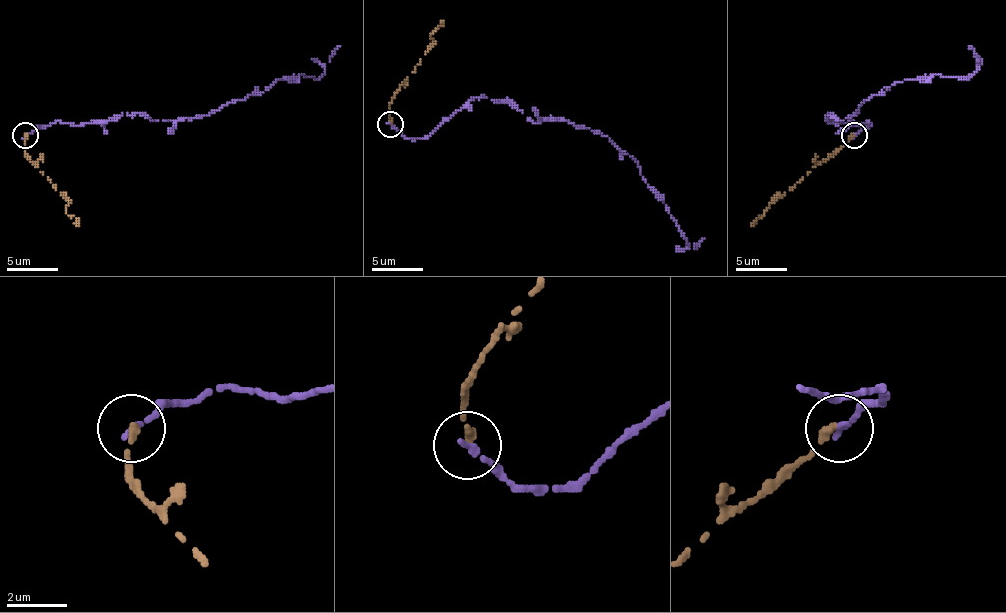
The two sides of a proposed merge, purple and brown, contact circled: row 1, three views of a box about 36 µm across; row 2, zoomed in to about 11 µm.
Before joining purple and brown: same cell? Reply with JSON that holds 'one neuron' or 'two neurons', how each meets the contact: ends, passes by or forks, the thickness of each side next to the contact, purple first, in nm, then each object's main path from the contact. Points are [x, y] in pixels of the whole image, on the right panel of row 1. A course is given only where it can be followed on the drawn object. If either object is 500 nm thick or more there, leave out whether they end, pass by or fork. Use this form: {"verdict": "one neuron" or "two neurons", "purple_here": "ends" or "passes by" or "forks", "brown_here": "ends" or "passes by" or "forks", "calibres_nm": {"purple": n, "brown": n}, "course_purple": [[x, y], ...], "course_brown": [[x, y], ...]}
{"verdict": "two neurons", "purple_here": "ends", "brown_here": "ends", "calibres_nm": {"purple": 240, "brown": 280}, "course_purple": [[854, 136], [869, 120], [828, 113], [854, 120], [895, 82], [966, 79], [969, 46]], "course_brown": [[854, 136], [777, 197], [751, 226]]}

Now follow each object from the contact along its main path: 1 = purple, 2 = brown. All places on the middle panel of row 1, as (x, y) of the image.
1: (389, 123), (425, 138), (487, 97), (535, 123), (584, 126), (638, 164), (689, 246), (704, 238)
2: (389, 123), (392, 97), (430, 46), (430, 33), (443, 20)

